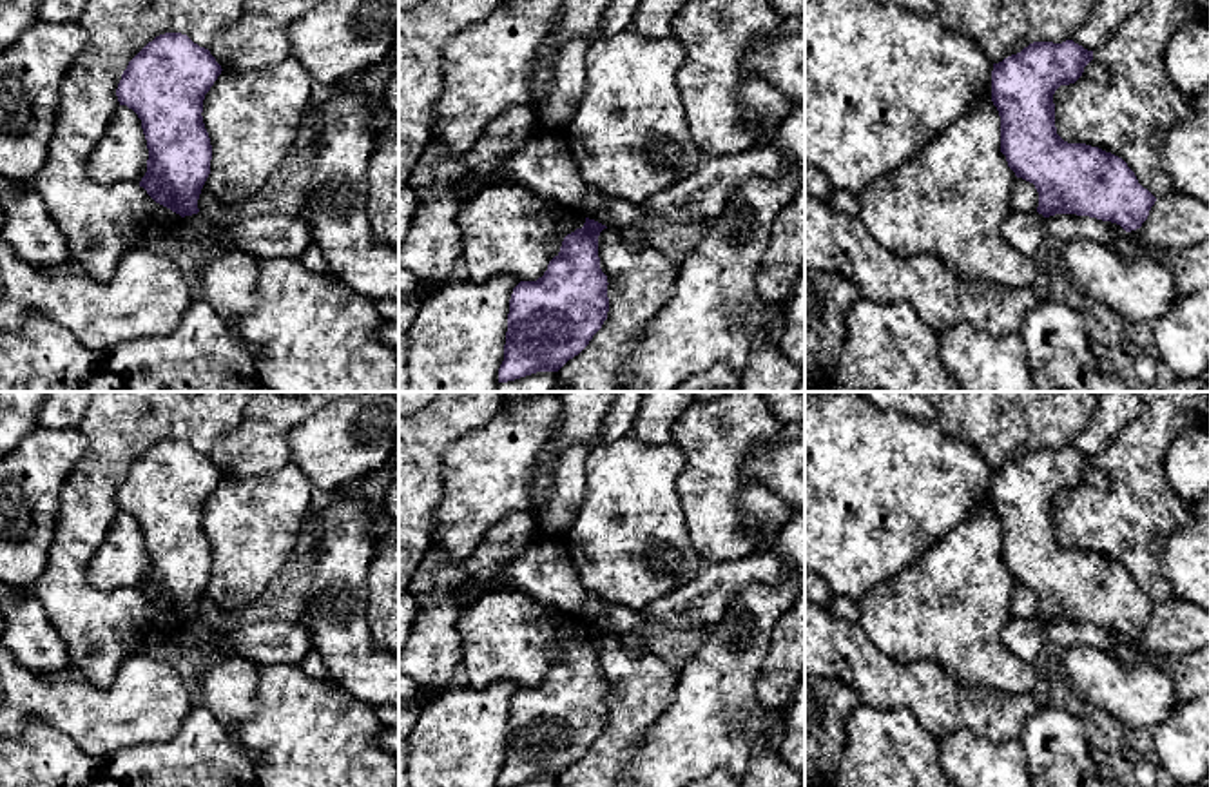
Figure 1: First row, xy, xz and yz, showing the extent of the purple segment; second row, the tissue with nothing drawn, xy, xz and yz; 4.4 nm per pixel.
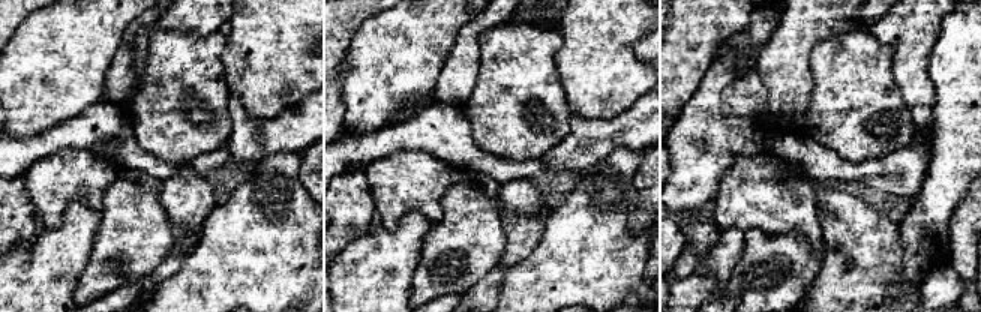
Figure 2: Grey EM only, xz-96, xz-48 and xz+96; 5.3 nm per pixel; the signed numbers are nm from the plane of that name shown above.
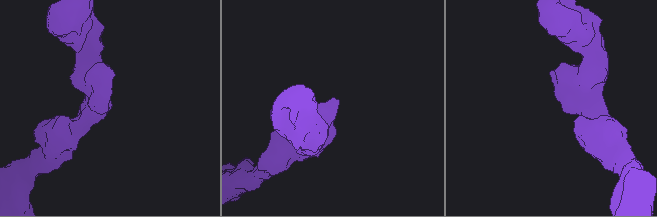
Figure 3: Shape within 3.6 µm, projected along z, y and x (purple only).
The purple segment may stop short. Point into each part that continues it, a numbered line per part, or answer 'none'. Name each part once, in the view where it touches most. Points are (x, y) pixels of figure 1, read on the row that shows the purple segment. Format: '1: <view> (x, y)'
none

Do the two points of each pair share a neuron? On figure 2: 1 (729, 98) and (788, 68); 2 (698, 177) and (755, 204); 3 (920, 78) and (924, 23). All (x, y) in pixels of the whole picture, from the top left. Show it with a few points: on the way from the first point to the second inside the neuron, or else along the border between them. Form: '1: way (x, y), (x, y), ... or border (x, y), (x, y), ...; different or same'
1: border (762, 47), (756, 74), (767, 92), (768, 116); different
2: border (735, 156), (723, 173), (711, 203); different
3: way (918, 65), (918, 36); same

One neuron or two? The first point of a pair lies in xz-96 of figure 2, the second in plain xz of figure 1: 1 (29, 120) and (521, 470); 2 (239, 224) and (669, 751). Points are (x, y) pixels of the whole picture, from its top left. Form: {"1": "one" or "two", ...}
{"1": "one", "2": "one"}

